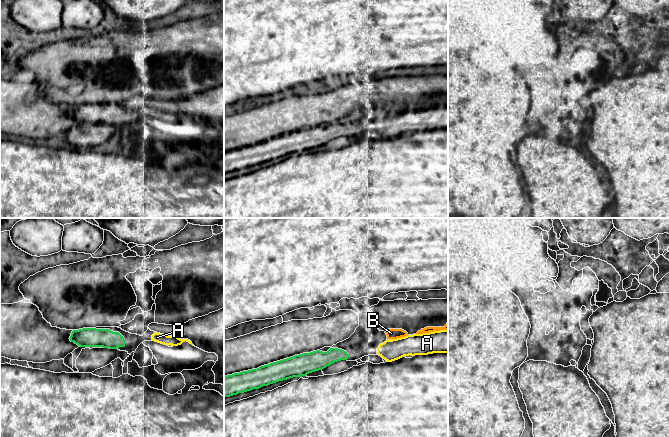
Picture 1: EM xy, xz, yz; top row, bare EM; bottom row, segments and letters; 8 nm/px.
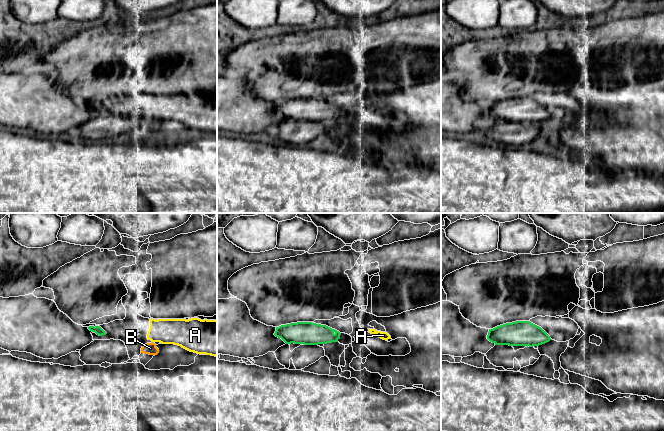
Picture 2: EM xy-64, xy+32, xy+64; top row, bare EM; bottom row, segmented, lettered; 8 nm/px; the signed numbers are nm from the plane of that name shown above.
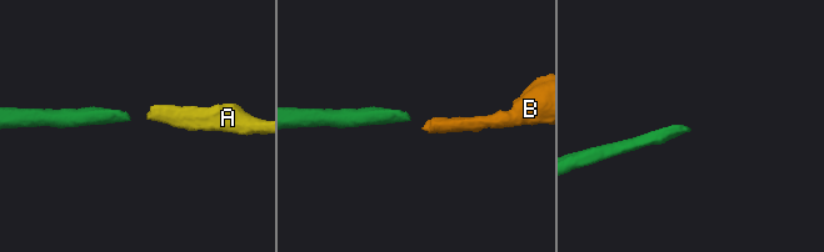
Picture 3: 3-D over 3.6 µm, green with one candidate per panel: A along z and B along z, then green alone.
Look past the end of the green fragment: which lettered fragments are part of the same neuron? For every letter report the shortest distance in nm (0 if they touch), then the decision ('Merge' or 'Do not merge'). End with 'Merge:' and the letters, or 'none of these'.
A: Distance 220 nm. Merge
B: Distance 340 nm. Do not merge
Merge: A

